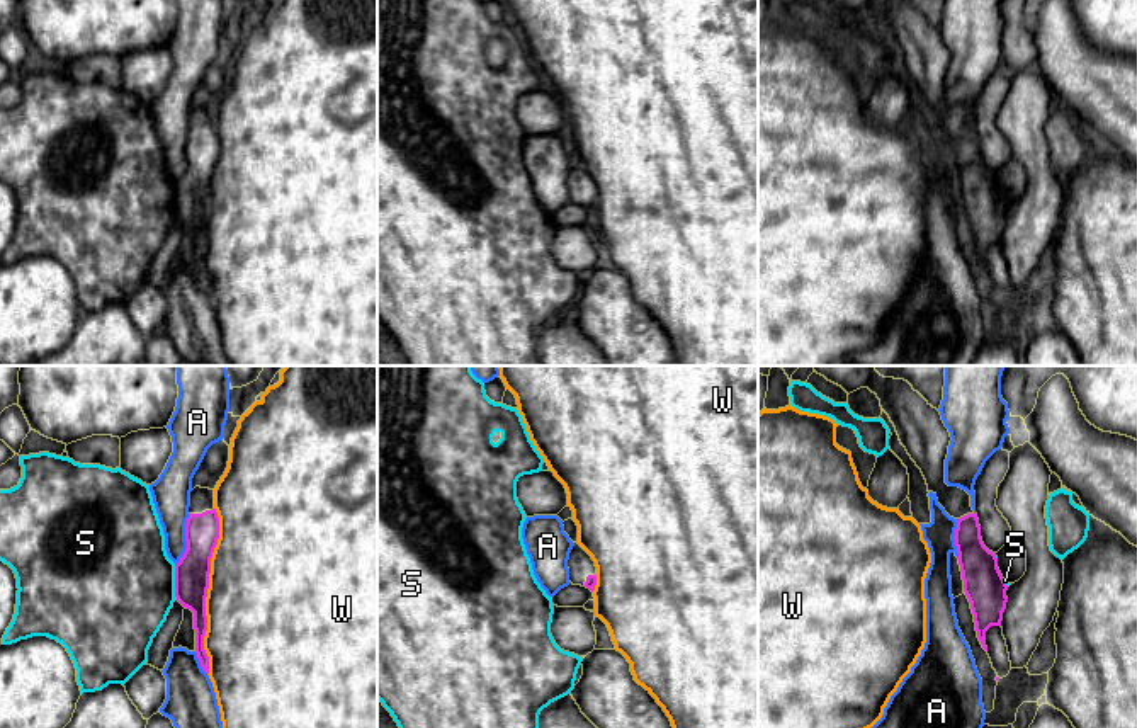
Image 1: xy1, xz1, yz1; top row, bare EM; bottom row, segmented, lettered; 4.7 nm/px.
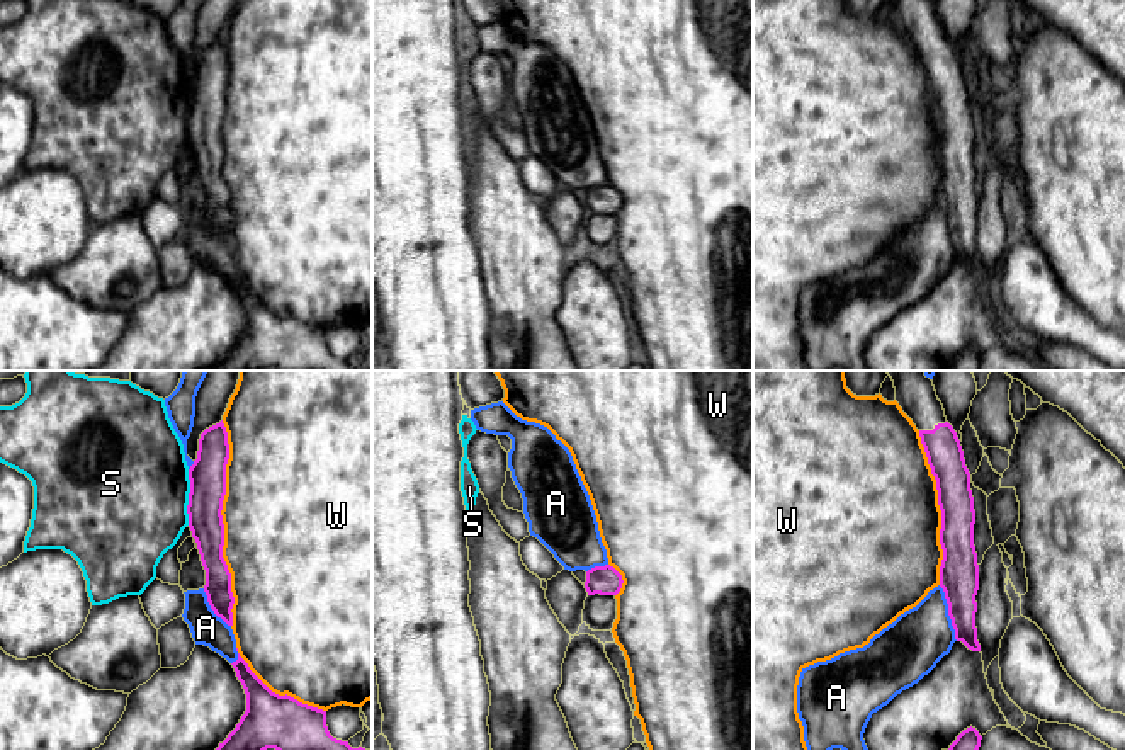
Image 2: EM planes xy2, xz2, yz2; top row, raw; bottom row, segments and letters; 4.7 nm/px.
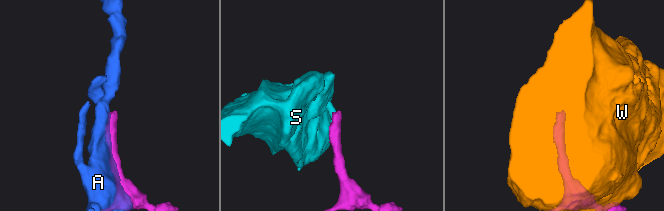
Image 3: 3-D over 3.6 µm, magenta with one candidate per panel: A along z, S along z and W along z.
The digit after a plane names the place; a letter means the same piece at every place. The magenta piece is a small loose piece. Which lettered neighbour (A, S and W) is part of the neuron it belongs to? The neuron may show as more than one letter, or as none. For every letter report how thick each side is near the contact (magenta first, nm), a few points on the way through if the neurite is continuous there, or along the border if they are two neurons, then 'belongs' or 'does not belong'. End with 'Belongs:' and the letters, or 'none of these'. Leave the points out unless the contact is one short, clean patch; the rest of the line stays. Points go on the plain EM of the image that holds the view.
A: 190/300 nm | does not belong
S: 180/500 nm | along xy2 (187, 89), (189, 143) | does not belong
W: 180/500 nm | does not belong
Belongs: none of these

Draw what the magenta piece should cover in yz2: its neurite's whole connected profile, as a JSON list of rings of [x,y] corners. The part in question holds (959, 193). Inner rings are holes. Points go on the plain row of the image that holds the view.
[[[894,0],[896,20],[919,49],[941,129],[940,163],[943,179],[940,206],[945,211],[955,259],[981,270],[977,260],[975,214],[979,184],[974,165],[974,116],[970,92],[957,51],[947,41],[933,0]]]

